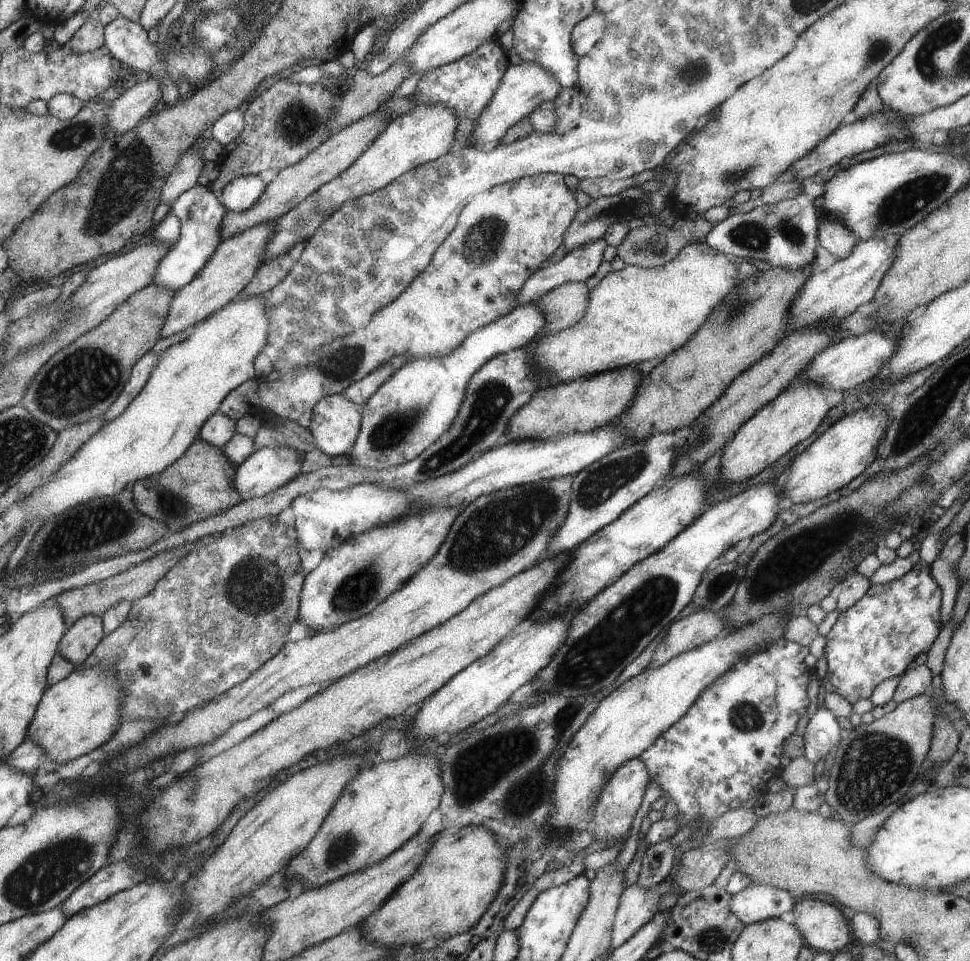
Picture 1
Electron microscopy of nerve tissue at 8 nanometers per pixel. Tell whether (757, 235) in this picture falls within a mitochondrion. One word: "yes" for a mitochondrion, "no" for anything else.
yes

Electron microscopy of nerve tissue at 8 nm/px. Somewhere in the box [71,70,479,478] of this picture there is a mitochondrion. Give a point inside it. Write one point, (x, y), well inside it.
(124, 184)

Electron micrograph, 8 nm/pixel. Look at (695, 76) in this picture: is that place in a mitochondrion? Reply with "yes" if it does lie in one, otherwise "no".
yes

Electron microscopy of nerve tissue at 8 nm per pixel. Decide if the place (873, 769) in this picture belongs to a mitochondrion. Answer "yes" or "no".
yes

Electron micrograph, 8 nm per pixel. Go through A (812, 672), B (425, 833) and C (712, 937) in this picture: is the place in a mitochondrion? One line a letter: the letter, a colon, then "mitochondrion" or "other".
A: other
B: other
C: mitochondrion

